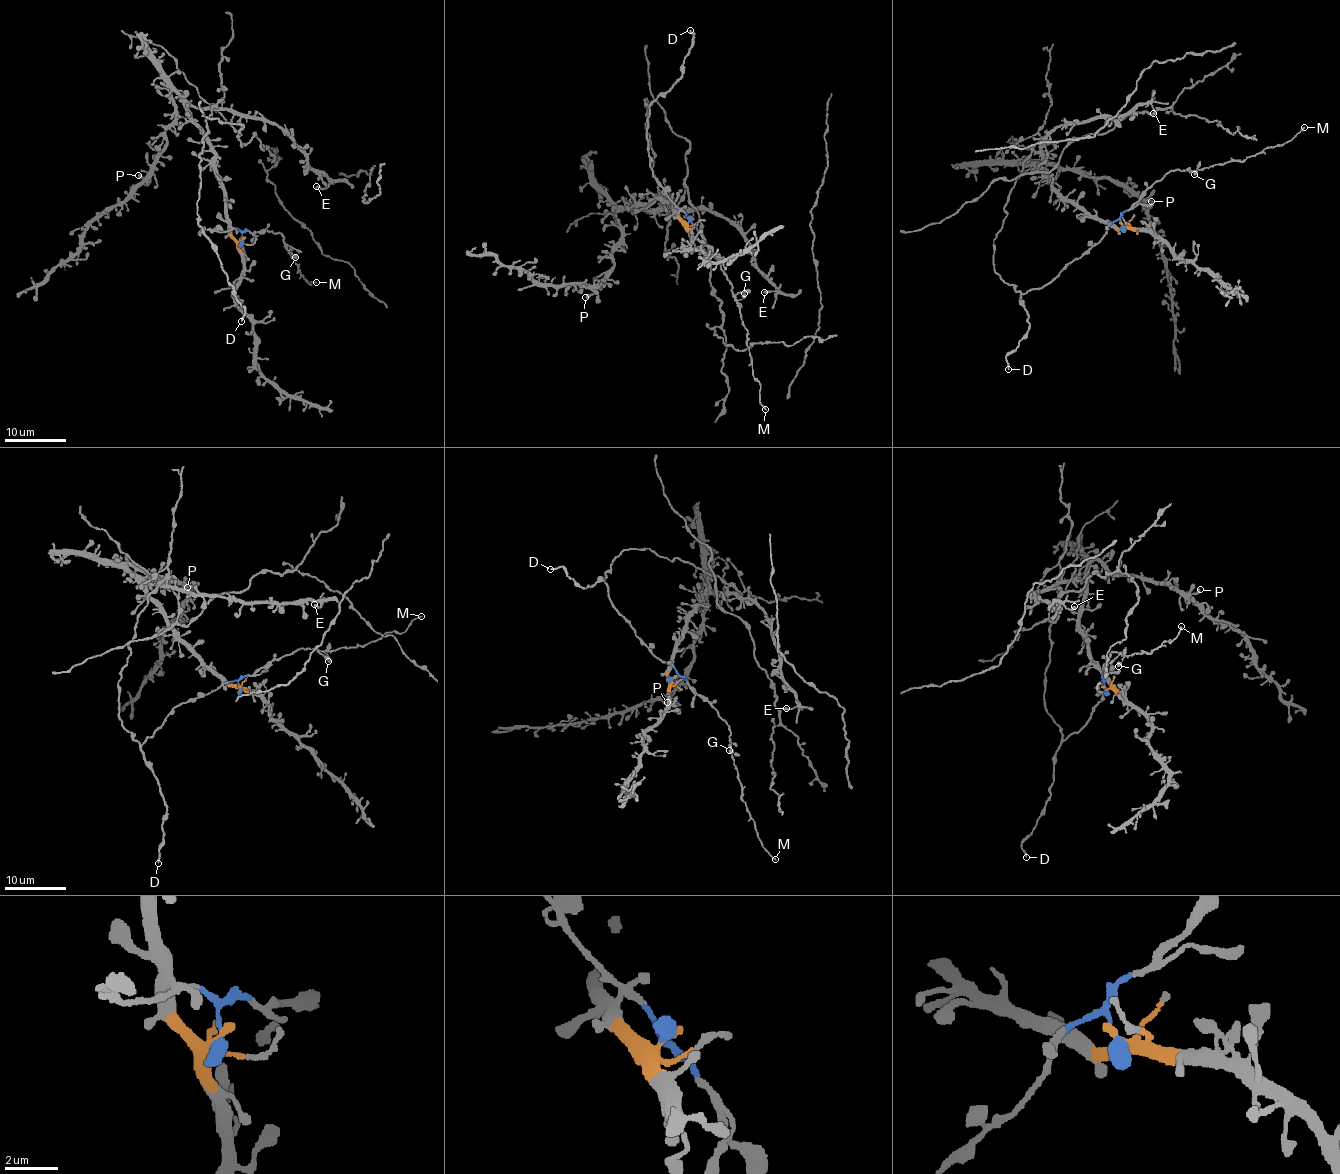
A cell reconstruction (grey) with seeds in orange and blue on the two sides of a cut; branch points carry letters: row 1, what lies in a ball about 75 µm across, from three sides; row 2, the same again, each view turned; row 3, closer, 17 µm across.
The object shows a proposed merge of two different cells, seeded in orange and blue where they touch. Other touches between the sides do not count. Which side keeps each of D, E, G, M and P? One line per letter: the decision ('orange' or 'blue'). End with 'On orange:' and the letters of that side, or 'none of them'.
D: blue
E: orange
G: blue
M: blue
P: orange
On orange: E, P

